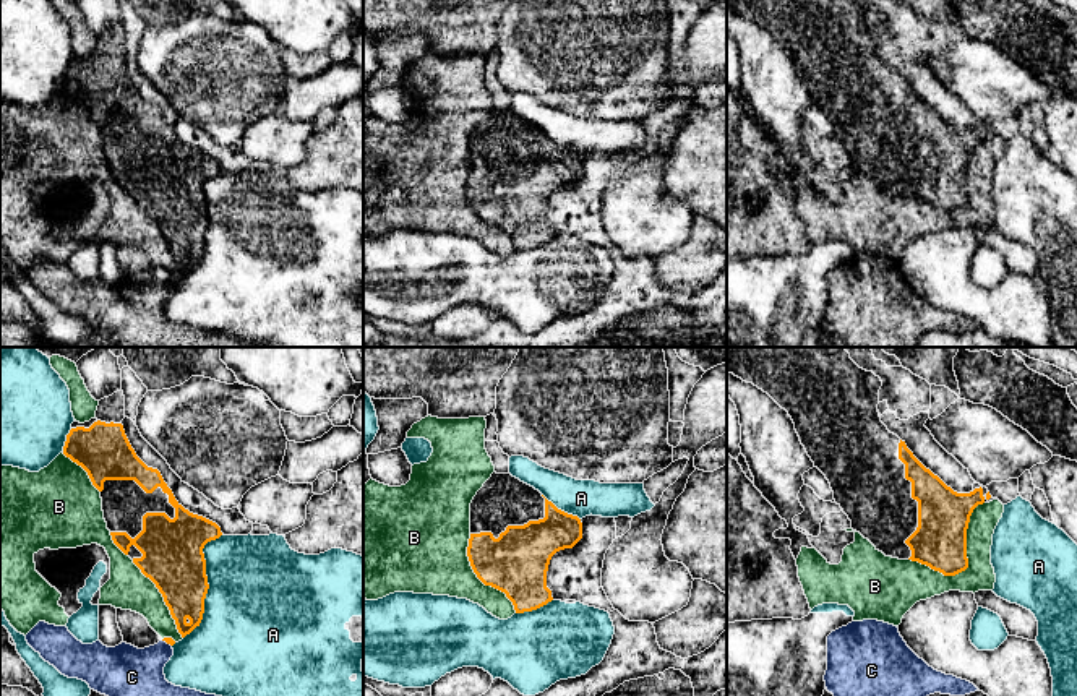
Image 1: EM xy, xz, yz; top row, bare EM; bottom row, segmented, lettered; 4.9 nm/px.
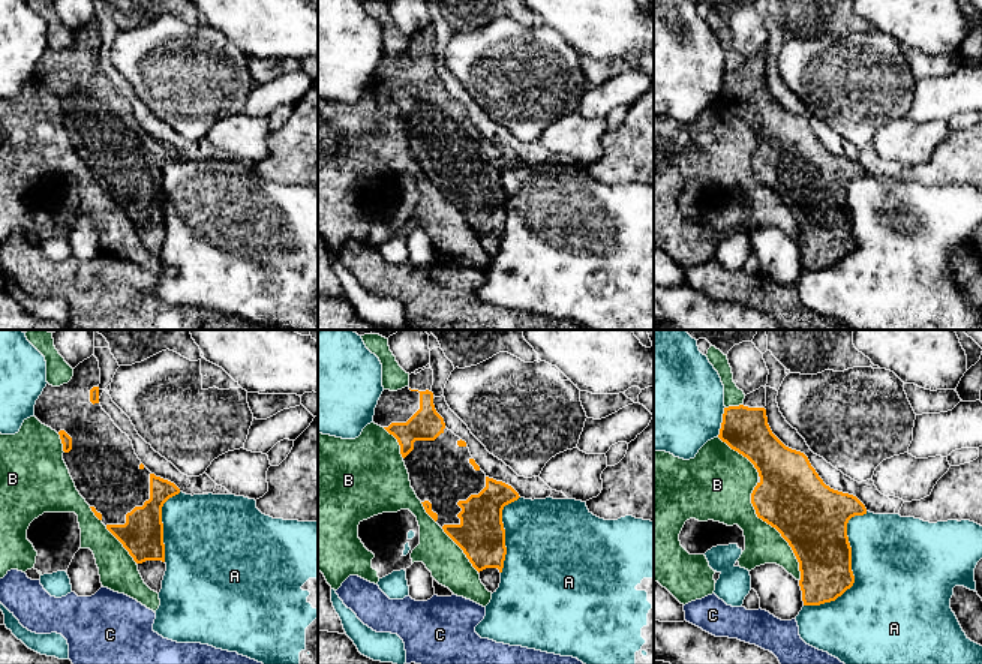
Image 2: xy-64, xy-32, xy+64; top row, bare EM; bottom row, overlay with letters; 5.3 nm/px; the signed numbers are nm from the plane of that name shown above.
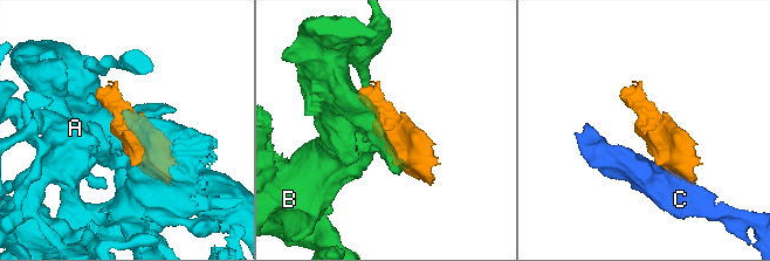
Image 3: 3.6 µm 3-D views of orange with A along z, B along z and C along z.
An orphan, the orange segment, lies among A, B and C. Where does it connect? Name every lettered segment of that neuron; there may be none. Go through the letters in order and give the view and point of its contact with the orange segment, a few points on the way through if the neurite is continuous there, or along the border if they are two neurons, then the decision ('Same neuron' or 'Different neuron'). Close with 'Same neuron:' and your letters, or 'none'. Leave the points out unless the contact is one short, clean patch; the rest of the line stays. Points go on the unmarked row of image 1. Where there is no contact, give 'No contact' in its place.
A: Touches orange at xy (206, 219). Different neuron
B: Touches orange at yz (967, 200). Different neuron
C: Touches orange at xy (167, 279). Boundary: xy (163, 276), (171, 283). Different neuron
Same neuron: none

